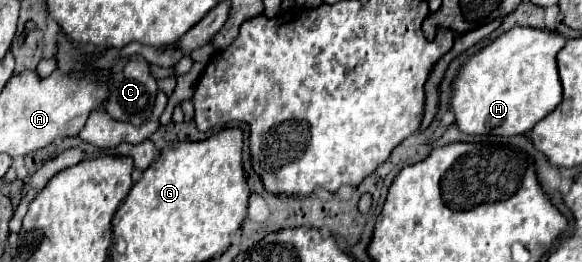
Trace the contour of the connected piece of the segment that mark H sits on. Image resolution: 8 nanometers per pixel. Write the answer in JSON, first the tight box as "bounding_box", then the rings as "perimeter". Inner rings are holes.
{"bounding_box":[452,27,566,135],"perimeter":[[[514,27],[472,55],[452,81],[454,123],[468,135],[524,135],[562,101],[556,55],[566,39],[548,29]]]}

